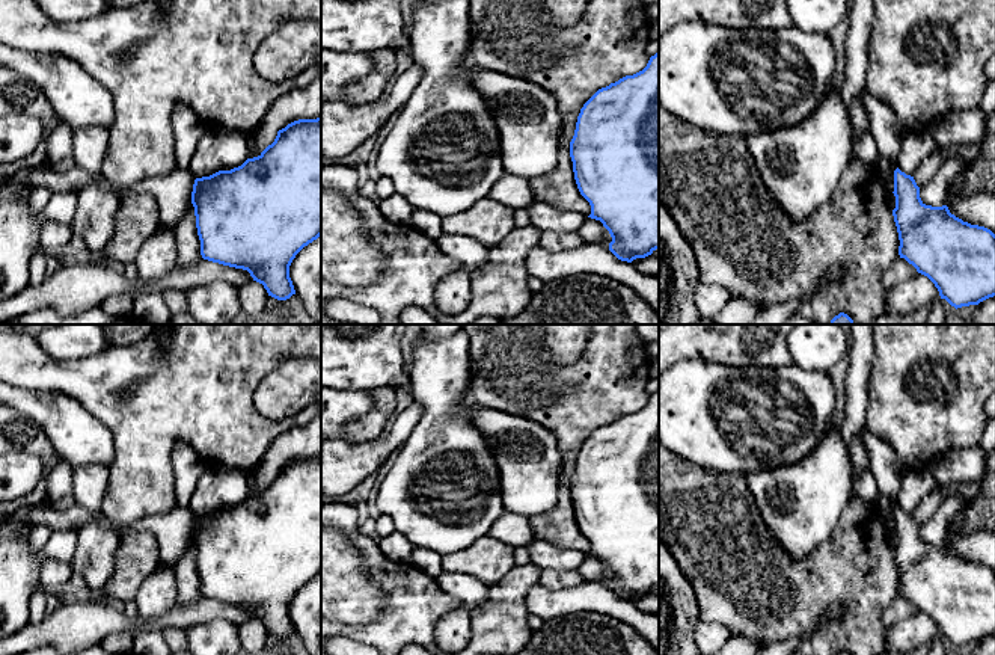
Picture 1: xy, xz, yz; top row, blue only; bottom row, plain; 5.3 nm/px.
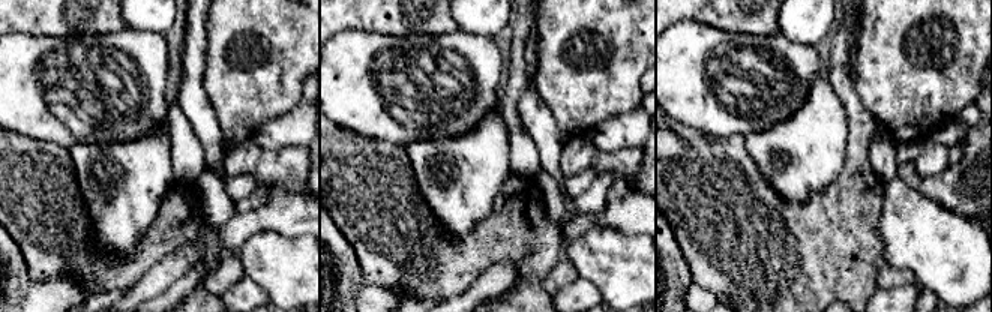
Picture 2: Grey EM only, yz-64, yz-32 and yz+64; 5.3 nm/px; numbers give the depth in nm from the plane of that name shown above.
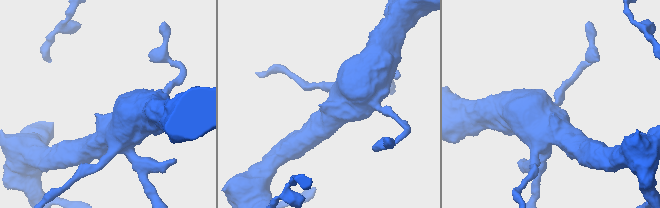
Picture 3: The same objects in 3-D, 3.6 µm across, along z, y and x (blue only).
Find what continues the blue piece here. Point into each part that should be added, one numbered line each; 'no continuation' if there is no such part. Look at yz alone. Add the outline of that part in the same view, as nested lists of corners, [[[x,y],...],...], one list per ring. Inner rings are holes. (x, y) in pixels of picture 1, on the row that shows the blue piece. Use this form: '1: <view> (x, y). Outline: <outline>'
1: yz (884, 126). Outline: [[[865,89],[861,92],[861,100],[870,118],[870,133],[879,146],[879,152],[892,163],[892,169],[896,171],[899,168],[897,155],[903,130],[894,112],[883,101],[868,94]]]

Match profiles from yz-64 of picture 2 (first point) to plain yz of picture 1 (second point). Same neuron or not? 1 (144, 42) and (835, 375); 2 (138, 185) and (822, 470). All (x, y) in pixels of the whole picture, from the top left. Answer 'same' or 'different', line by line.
1: different
2: same

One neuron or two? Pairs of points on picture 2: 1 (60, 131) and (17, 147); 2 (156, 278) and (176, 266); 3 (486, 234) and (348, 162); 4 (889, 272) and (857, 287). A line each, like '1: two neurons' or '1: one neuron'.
1: two neurons
2: one neuron
3: one neuron
4: two neurons

